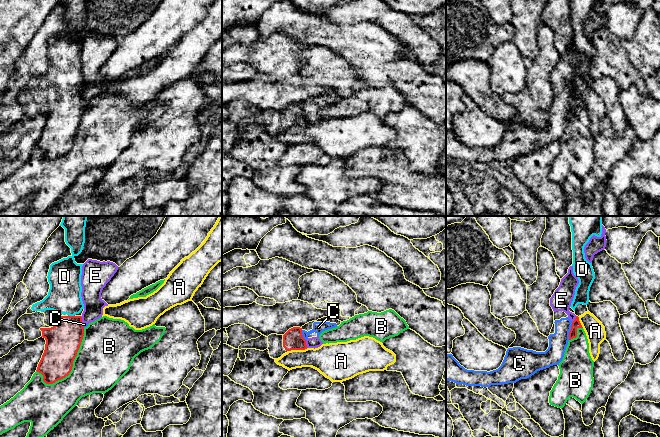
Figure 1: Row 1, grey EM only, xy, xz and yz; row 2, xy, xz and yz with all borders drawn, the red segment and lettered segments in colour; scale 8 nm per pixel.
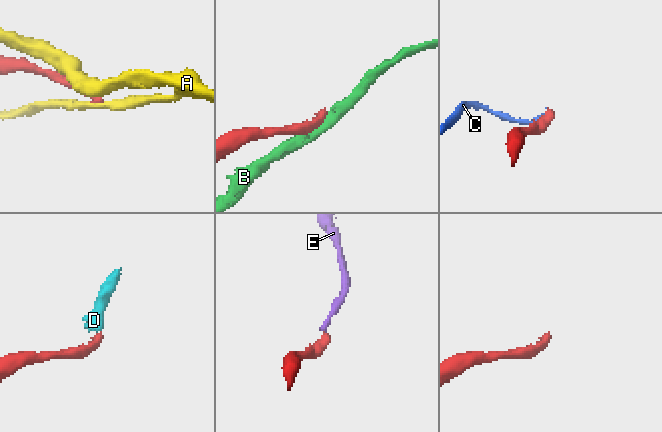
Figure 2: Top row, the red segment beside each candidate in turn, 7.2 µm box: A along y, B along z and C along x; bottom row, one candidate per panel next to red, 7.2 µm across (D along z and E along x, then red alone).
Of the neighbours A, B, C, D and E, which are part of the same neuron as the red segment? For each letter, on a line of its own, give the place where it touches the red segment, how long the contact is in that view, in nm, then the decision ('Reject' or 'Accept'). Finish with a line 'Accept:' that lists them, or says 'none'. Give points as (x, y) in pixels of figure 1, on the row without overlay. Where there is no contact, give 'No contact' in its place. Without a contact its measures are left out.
A: Touches red at xz (297, 125). Shared border 160 nm. Reject
B: Touches red at xy (72, 138). Shared border 550 nm. Reject
C: Touches red at yz (570, 107). Shared border 150 nm. Reject
D: Touches red at xy (71, 92). Shared border 60 nm. Accept
E: Touches red at xz (305, 120). Shared border 70 nm. Reject
Accept: D

